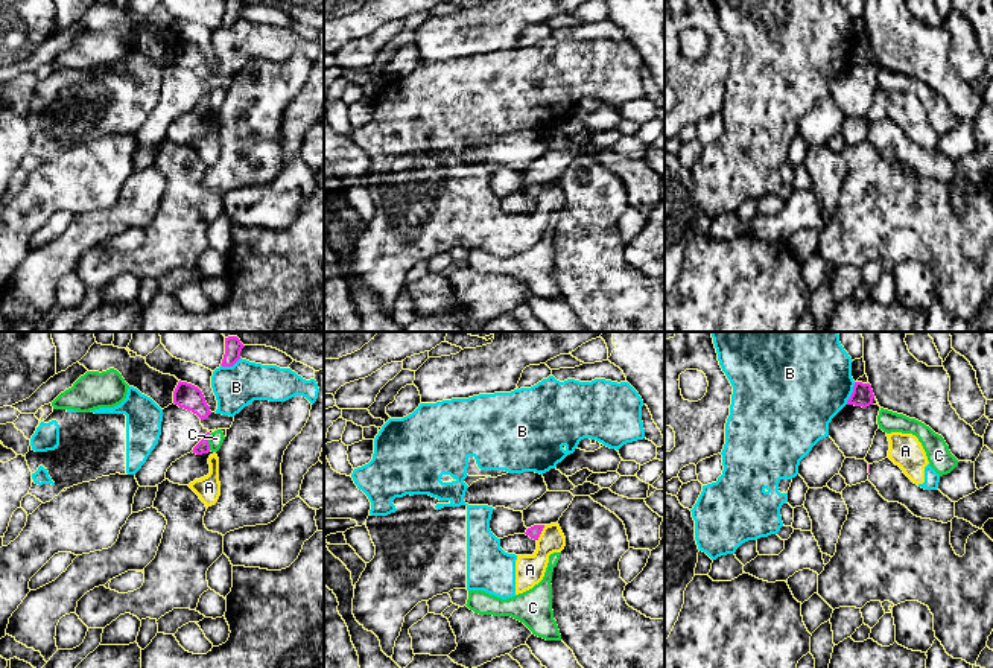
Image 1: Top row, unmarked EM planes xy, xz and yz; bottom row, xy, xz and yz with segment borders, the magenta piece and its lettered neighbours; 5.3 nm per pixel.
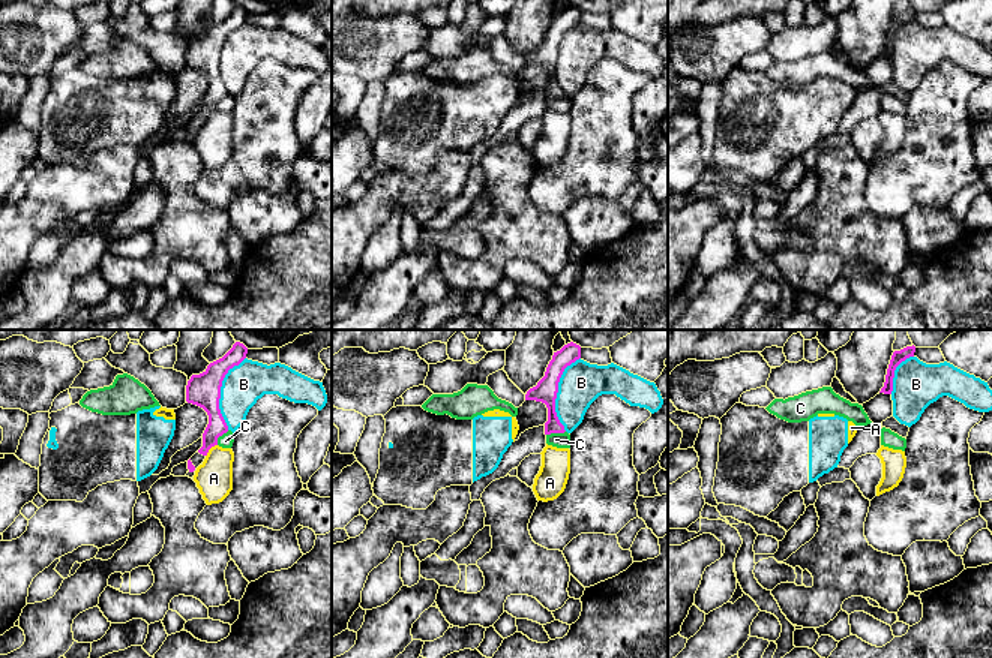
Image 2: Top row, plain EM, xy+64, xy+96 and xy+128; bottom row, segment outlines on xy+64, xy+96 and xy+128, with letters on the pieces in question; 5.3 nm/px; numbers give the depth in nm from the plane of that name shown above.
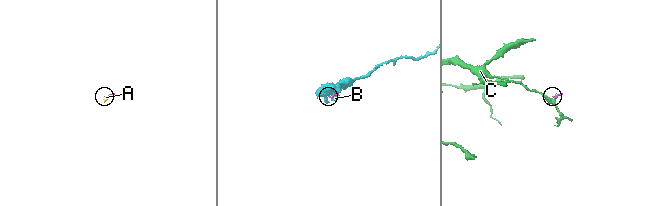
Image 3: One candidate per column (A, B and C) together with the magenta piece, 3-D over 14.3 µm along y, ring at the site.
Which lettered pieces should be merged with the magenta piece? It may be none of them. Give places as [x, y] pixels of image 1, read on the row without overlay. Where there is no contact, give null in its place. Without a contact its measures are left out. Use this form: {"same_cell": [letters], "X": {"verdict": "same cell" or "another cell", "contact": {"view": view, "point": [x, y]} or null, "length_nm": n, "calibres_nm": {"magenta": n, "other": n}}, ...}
{"same_cell": [], "A": {"verdict": "another cell", "contact": {"view": "xz", "point": [540, 192]}, "length_nm": 100, "calibres_nm": {"magenta": 70, "other": 160}}, "B": {"verdict": "another cell", "contact": {"view": "yz", "point": [852, 52]}, "length_nm": 130, "calibres_nm": {"magenta": 110, "other": 460}}, "C": {"verdict": "another cell", "contact": {"view": "xy", "point": [207, 101]}, "length_nm": 90, "calibres_nm": {"magenta": 70, "other": 80}}}

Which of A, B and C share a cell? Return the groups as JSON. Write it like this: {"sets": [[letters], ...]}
{"sets": [["A", "B"], ["C"]]}

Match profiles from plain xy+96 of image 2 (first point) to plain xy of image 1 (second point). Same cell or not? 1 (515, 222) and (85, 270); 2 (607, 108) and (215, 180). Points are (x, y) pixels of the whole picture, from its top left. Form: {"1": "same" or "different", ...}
{"1": "same", "2": "same"}

